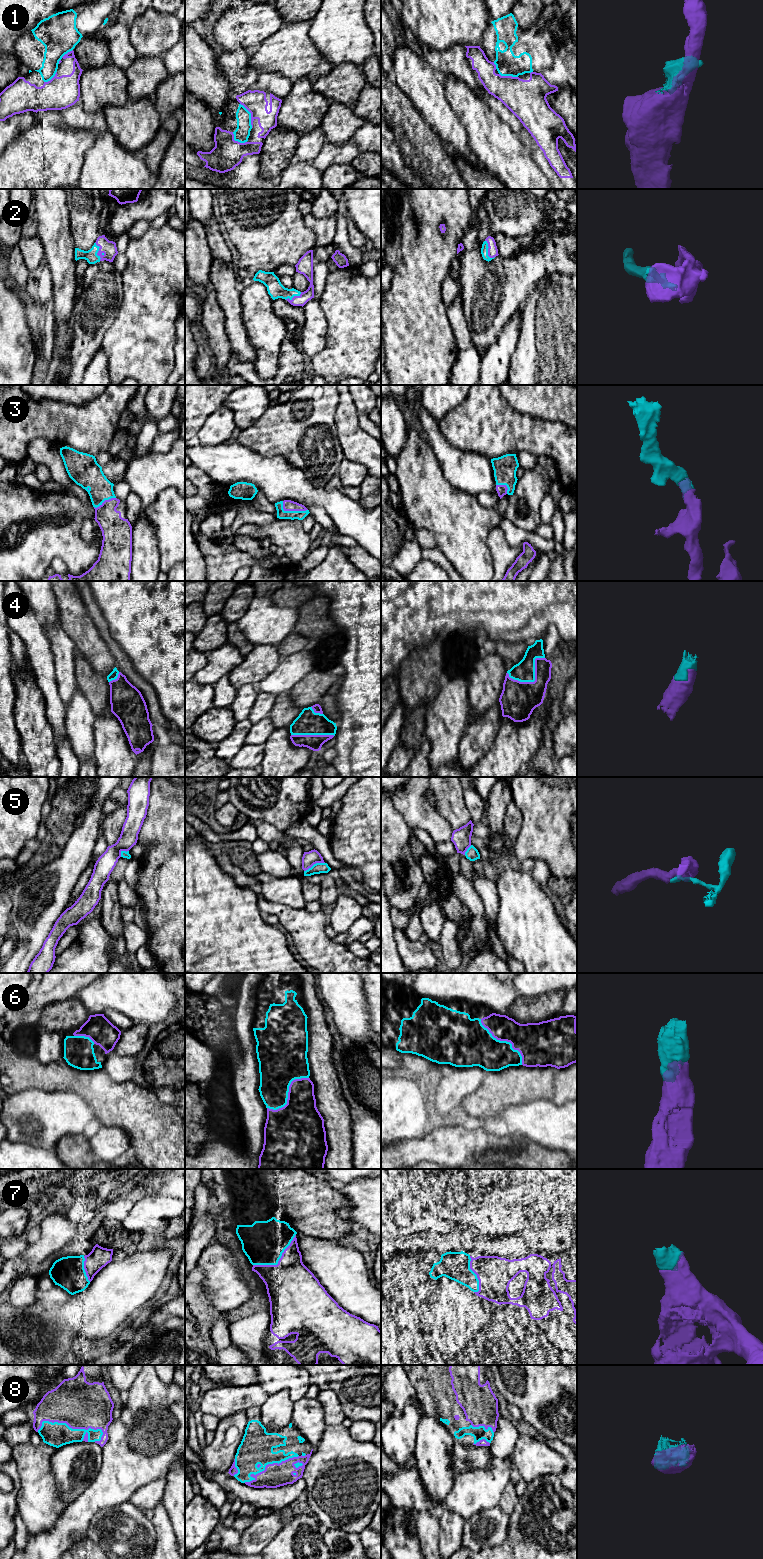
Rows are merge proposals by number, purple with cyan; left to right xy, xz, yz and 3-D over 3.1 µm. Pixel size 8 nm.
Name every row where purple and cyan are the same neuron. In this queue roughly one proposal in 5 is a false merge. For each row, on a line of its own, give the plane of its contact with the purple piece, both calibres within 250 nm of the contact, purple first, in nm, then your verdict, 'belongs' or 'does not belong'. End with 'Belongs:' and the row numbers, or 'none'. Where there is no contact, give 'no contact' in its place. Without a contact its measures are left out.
1: xz | 180/120 nm | does not belong
2: yz | 80/60 nm | belongs
3: xz | 90/80 nm | belongs
4: yz | 280/170 nm | belongs
5: xz | 120/90 nm | does not belong
6: yz | 320/320 nm | belongs
7: xz | 400/340 nm | belongs
8: xy | 380/190 nm | belongs
Belongs: 2, 3, 4, 6, 7, 8

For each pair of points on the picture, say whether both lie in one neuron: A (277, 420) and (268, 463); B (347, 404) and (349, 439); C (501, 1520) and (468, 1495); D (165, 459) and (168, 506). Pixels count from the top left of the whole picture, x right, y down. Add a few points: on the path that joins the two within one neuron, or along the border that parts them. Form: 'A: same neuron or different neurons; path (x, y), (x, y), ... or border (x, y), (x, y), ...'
A: different neurons; border (248, 447), (267, 455), (282, 455), (292, 465)
B: same neuron; path (347, 413), (348, 430)
C: different neurons; border (498, 1505), (480, 1510), (466, 1518)
D: different neurons; border (174, 487), (164, 489), (149, 504)

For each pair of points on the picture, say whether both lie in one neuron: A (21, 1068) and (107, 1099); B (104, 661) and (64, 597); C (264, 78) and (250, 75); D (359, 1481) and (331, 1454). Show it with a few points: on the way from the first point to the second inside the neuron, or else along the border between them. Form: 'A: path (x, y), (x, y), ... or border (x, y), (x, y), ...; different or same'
A: path (42, 1076), (66, 1078), (86, 1083); same
B: path (91, 645), (75, 622), (73, 613); same
C: border (259, 74), (256, 82), (251, 87); different
D: path (352, 1475), (338, 1461); same

